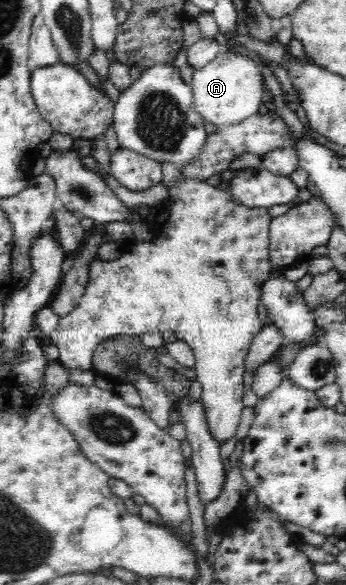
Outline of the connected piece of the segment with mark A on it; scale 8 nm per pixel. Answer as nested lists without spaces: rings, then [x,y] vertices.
[[[218,52],[218,56],[203,68],[194,70],[190,90],[194,110],[205,123],[237,124],[255,115],[262,104],[262,70],[247,56],[234,52]]]

